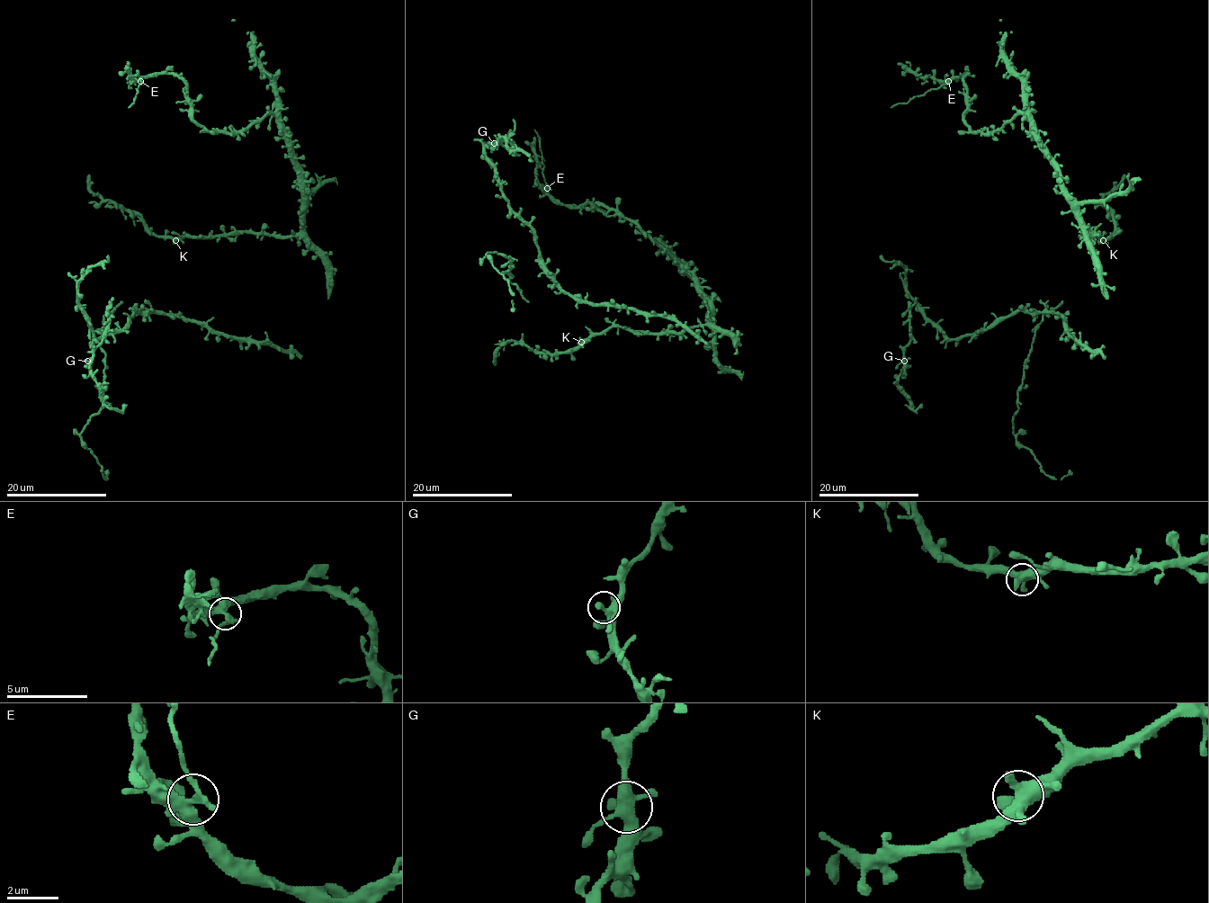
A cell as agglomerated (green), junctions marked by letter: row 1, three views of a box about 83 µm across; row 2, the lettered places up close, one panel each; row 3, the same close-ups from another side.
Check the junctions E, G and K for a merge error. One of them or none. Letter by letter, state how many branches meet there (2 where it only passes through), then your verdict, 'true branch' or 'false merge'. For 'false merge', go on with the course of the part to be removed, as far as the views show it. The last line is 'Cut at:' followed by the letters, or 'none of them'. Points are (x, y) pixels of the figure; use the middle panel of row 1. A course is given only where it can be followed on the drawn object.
E: 4 branches meet; false merge; foreign part runs (546, 187), (539, 136), (533, 129)
G: 4 branches meet; true branch
K: 4 branches meet; true branch
Cut at: E

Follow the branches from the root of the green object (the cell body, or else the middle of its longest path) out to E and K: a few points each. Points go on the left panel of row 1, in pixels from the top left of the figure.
E: (326, 281), (277, 119), (210, 132), (182, 79), (140, 81)
K: (326, 281), (325, 260), (300, 235), (230, 233), (214, 237), (182, 236), (175, 240)

